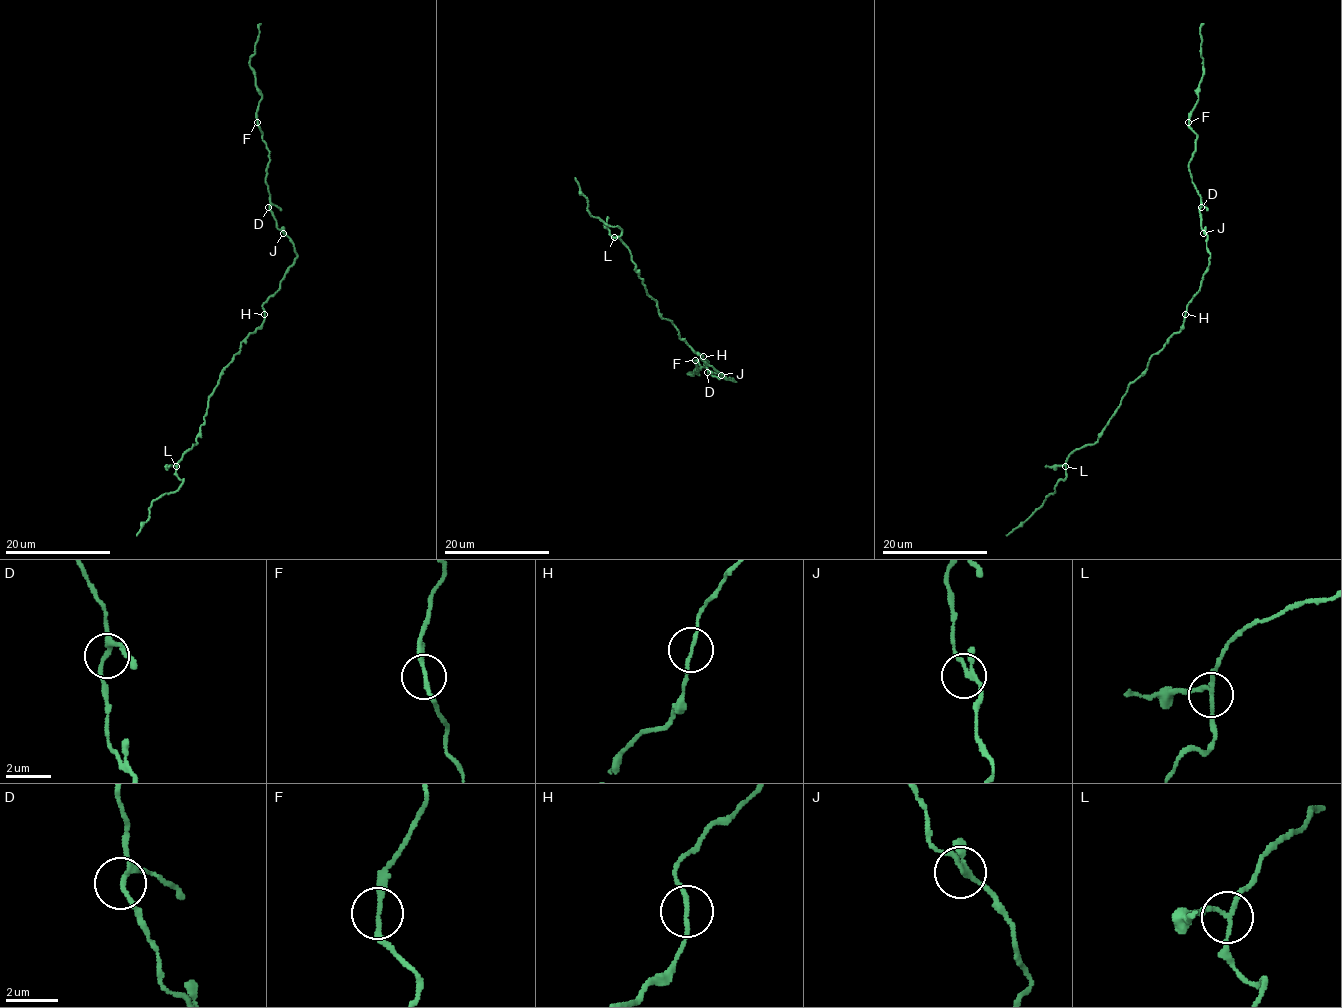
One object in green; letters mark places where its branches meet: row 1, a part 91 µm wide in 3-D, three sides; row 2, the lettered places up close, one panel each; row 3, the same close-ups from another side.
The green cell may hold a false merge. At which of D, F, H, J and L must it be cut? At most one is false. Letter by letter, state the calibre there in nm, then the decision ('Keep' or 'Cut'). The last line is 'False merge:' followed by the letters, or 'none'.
D: Thickness 170 nm. Keep
F: Thickness 180 nm. Keep
H: Thickness 160 nm. Keep
J: Thickness 170 nm. Keep
L: Thickness 150 nm. Cut
False merge: L

